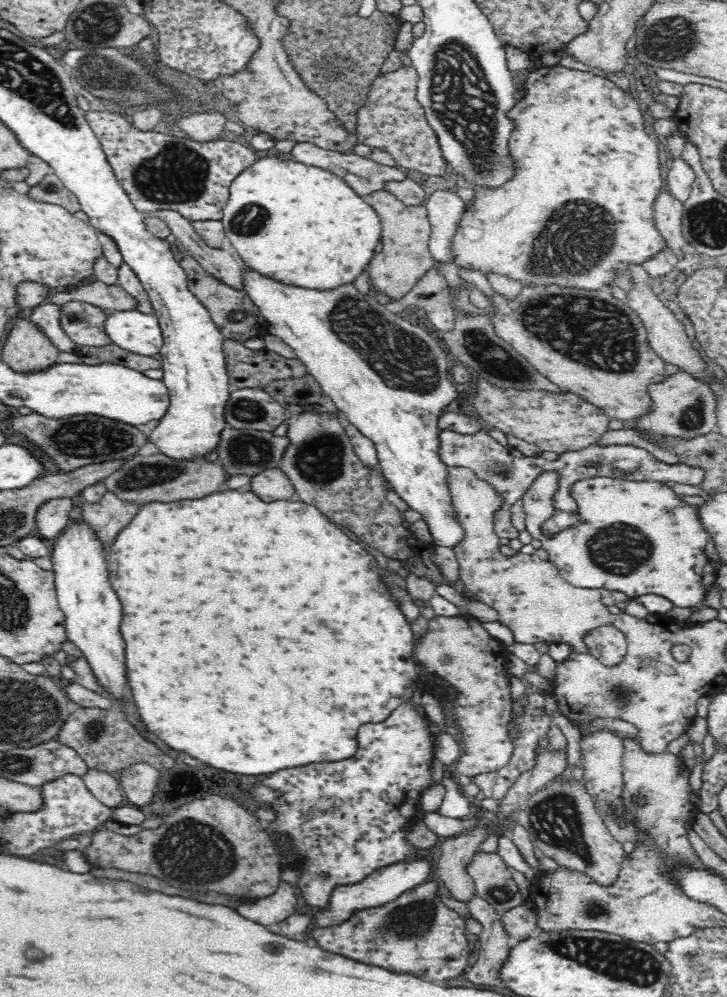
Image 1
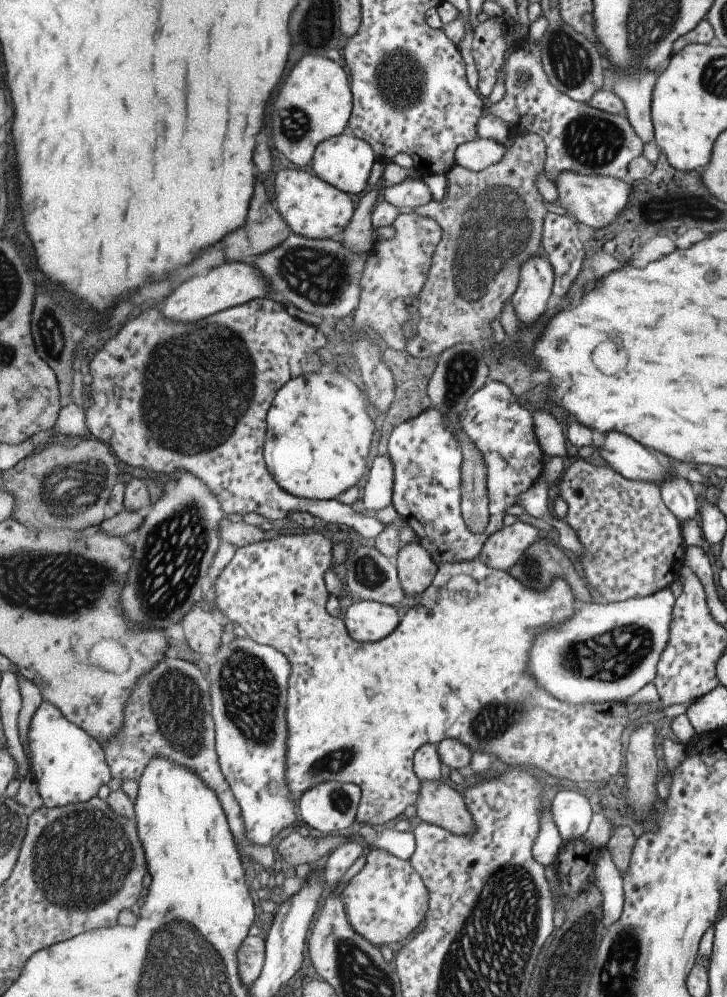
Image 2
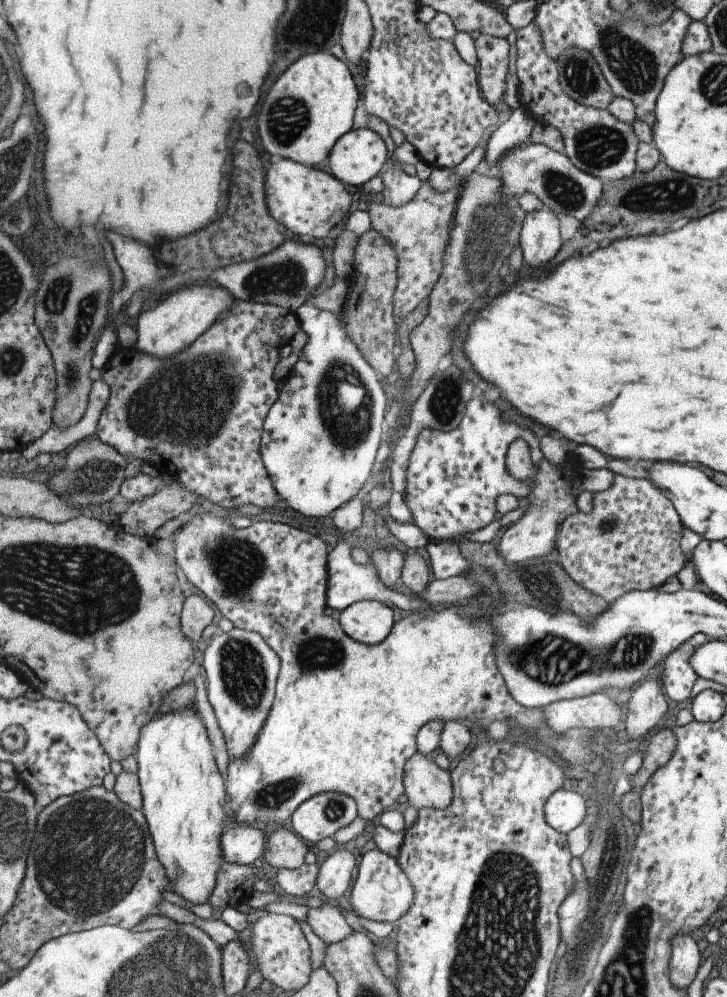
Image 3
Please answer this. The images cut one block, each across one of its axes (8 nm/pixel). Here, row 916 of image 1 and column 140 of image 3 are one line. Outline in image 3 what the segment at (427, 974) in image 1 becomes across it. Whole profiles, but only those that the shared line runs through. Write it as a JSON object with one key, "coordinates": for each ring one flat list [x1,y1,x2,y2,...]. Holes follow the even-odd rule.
{"coordinates":[[237,302,225,320,215,322,191,348,171,356,157,358,135,348,117,350,101,368,101,378,113,388,109,406,101,416,99,440,117,448,131,462,141,460,169,474,187,490,205,500,237,510,255,504,271,508,283,496,277,492,263,458,265,420,281,398,283,382,275,382,275,368,281,362,281,348,303,330,297,312,257,302]]}

